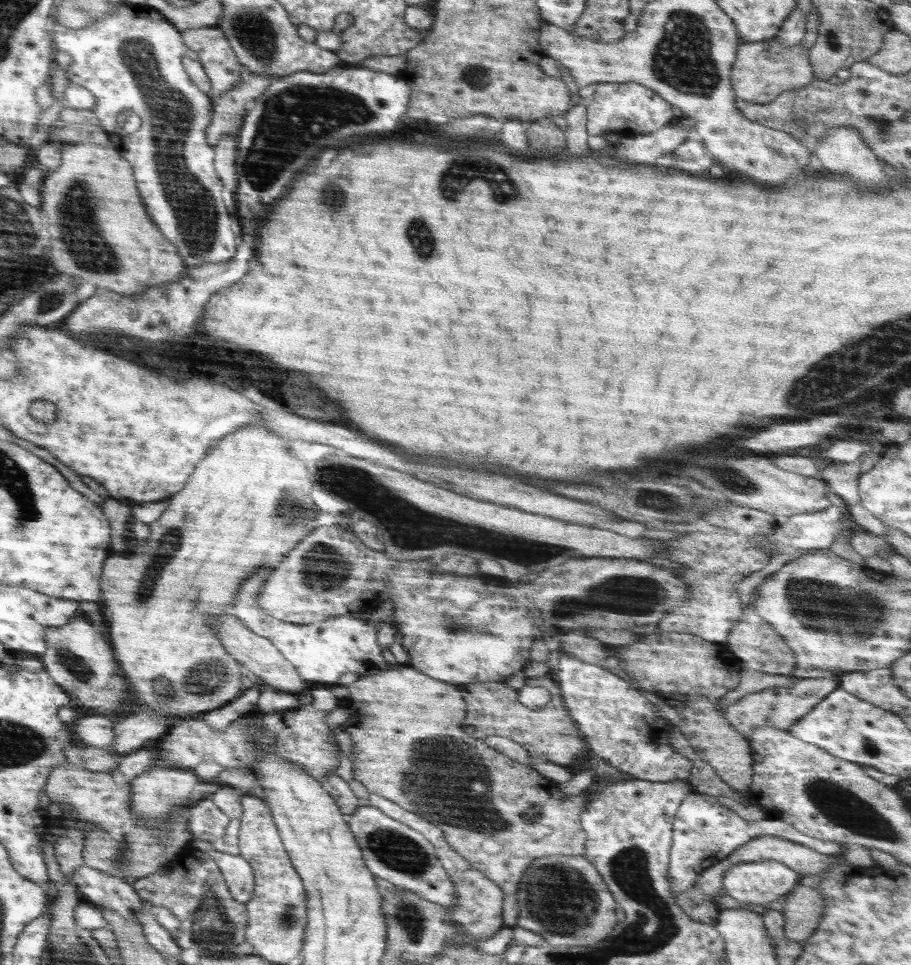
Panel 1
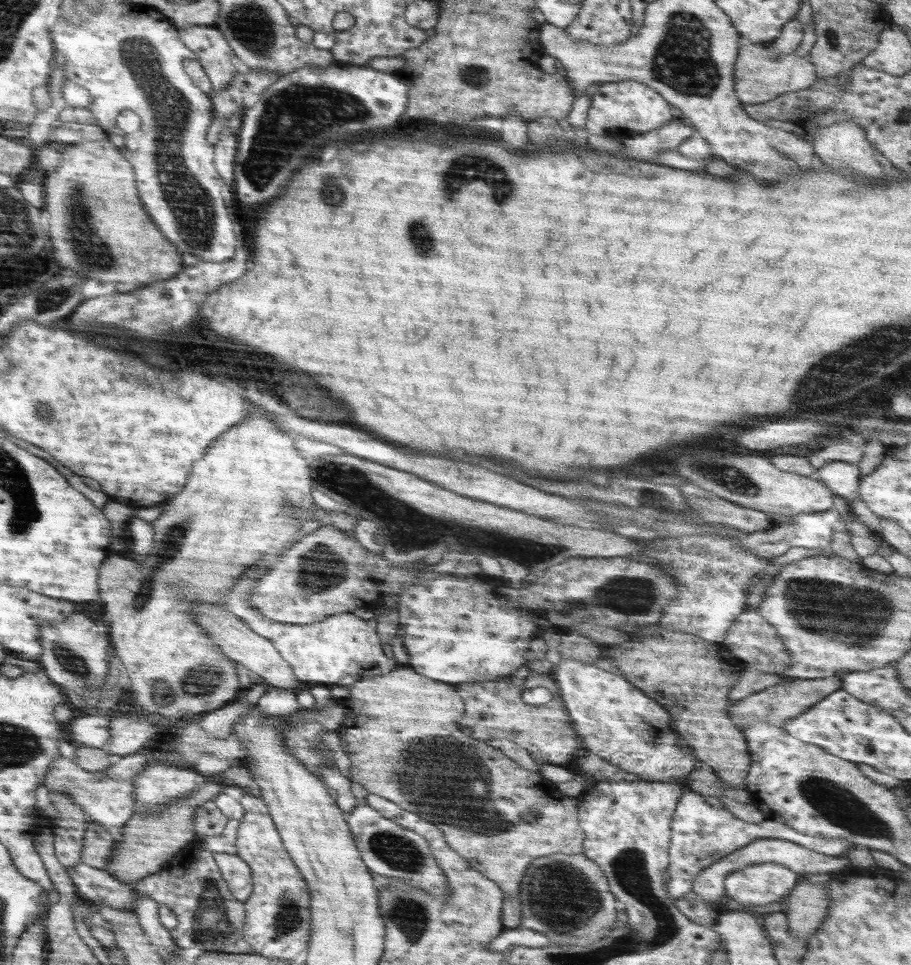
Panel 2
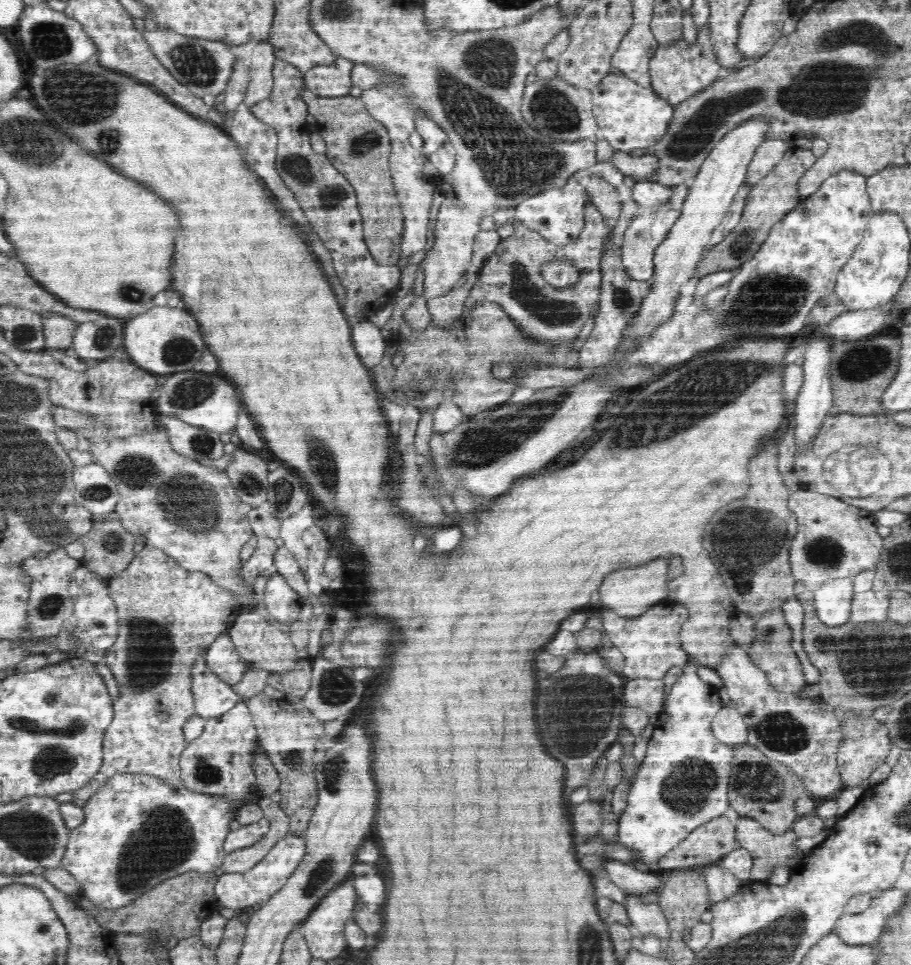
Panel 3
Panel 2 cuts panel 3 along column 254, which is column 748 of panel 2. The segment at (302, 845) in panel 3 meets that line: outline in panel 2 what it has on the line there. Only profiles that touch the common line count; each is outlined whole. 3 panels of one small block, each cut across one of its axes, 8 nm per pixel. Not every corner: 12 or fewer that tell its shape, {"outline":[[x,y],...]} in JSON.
{"outline":[[782,864],[726,876],[727,897],[750,906],[786,898],[800,882]]}

